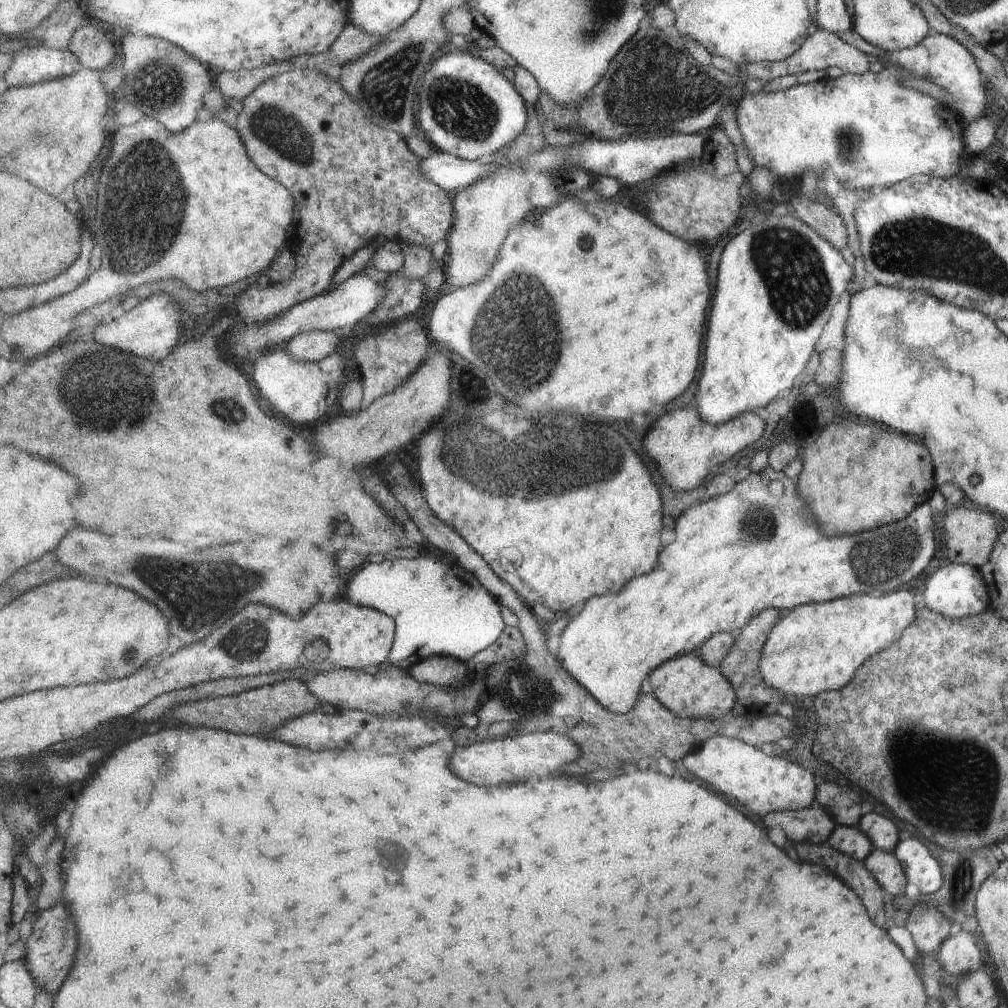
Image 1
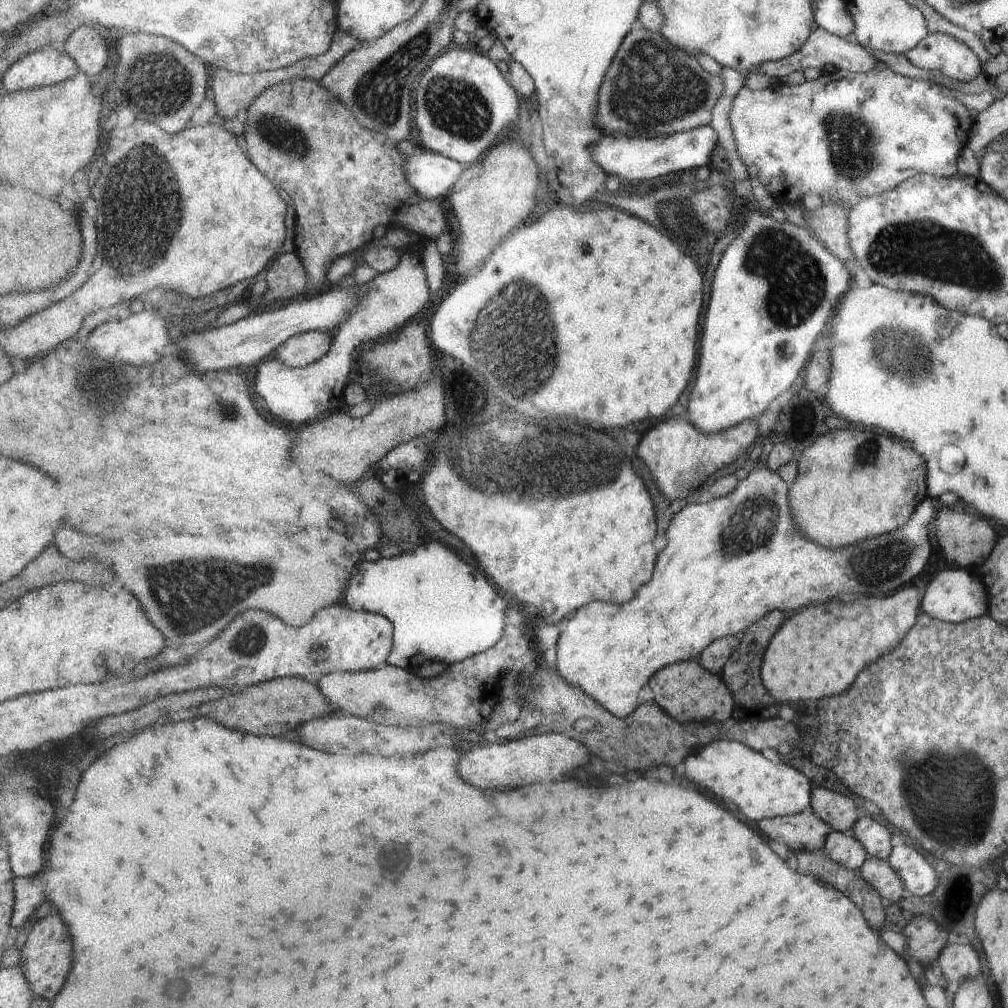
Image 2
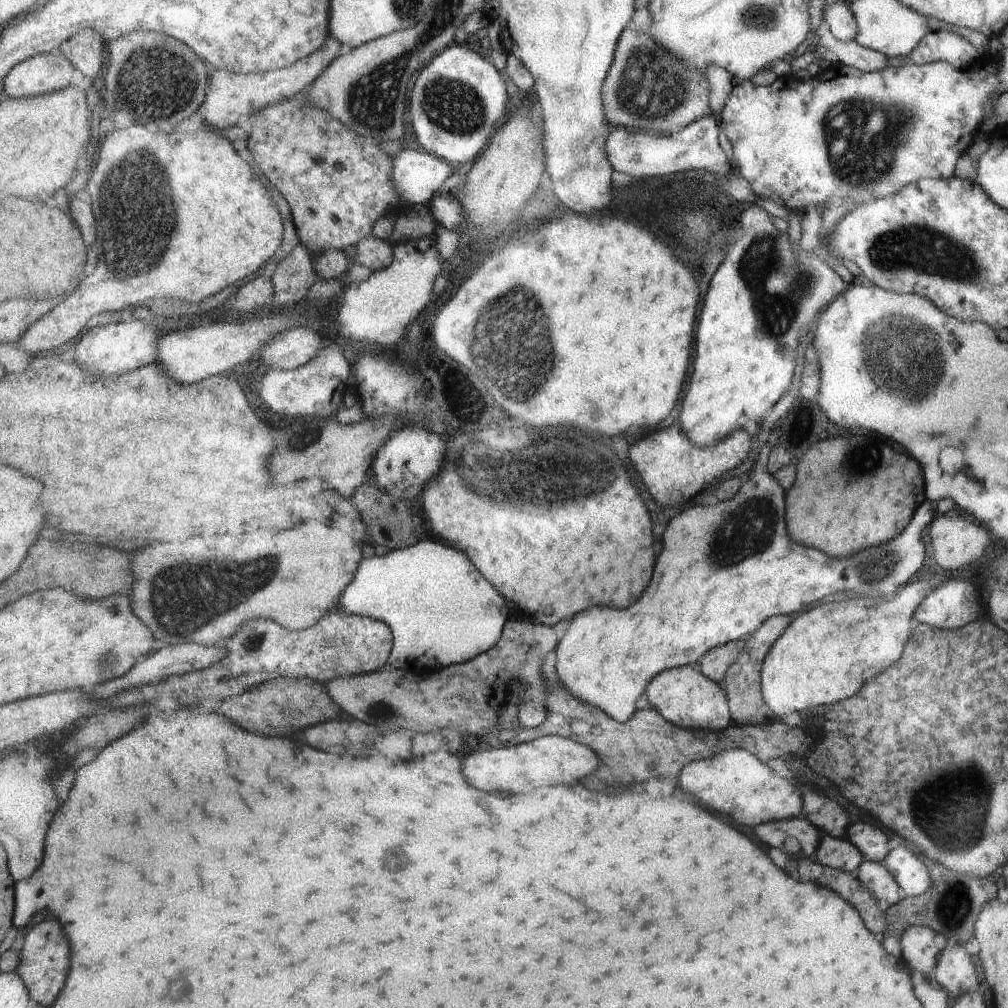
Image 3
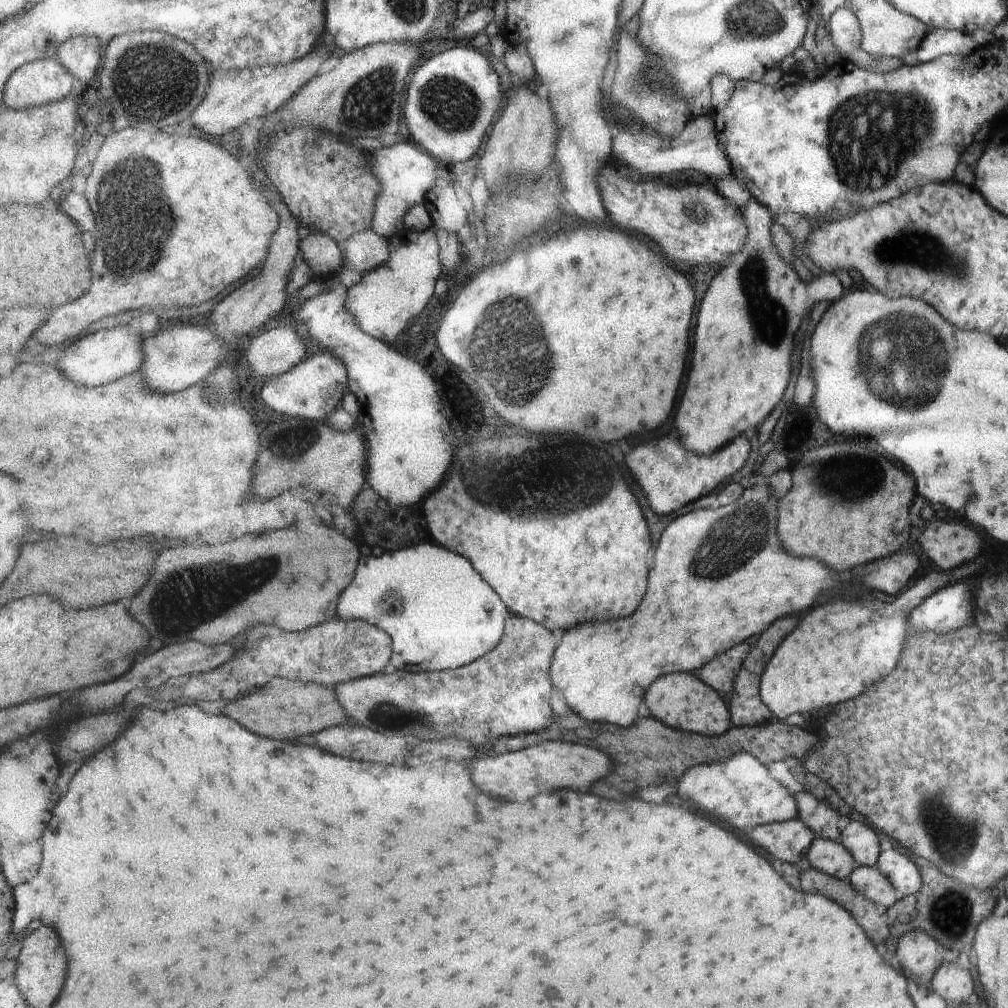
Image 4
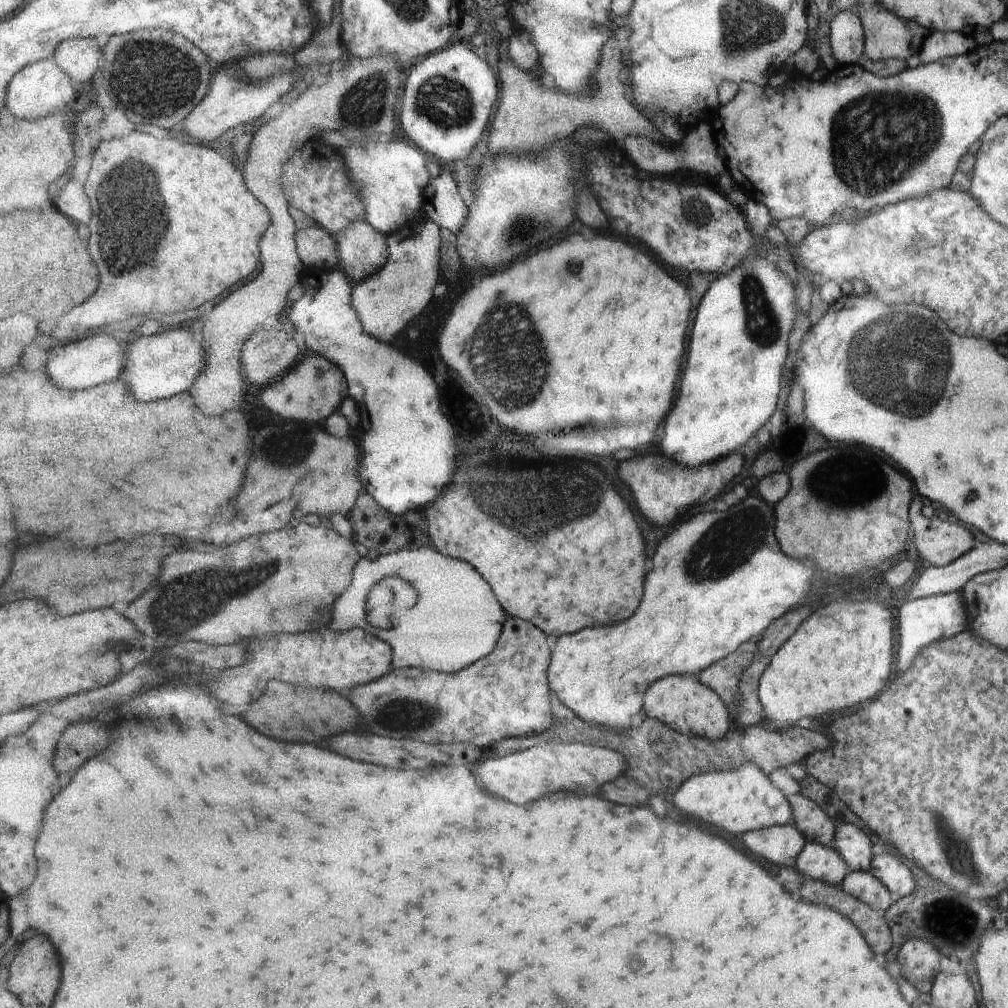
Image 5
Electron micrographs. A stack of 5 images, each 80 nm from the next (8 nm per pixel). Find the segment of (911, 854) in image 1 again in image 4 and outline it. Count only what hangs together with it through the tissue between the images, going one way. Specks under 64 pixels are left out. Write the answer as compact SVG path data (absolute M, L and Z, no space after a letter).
M892 848L880 852L874 865L879 874L895 888L898 897L907 897L921 890L921 876L917 866Z

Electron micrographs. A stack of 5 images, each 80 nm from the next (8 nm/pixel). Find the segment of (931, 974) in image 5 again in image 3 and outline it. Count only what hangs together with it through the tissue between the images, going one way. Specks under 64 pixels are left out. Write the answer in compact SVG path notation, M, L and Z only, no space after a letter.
M909 924L898 938L901 958L909 970L921 972L925 978L936 966L938 957L946 948L946 938L931 928L919 924Z

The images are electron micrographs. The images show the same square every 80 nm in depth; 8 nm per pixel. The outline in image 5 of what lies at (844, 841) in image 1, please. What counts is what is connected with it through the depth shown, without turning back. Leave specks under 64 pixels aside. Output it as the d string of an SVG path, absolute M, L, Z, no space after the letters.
M806 841L796 860L794 869L802 877L823 880L831 885L840 886L849 872L846 861L829 844Z

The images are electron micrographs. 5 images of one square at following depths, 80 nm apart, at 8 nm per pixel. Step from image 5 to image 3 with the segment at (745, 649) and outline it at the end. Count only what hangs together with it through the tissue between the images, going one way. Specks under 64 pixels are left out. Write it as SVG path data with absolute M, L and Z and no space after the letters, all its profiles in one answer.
M741 639L715 646L709 650L708 654L700 661L698 667L709 680L717 682L719 686L725 687L725 678L729 677L731 666L738 660L744 650L744 643Z

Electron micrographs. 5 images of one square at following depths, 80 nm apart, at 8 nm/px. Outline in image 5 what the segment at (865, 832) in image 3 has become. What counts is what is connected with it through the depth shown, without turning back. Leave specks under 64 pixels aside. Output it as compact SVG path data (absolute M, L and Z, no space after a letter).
M853 824L837 826L832 846L837 854L846 861L848 871L869 871L871 863L871 842L867 834Z

